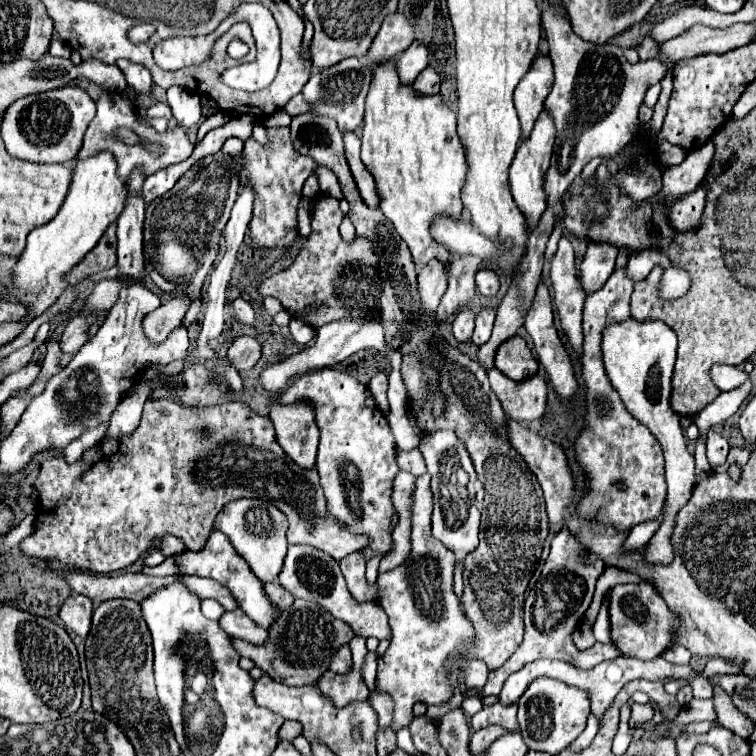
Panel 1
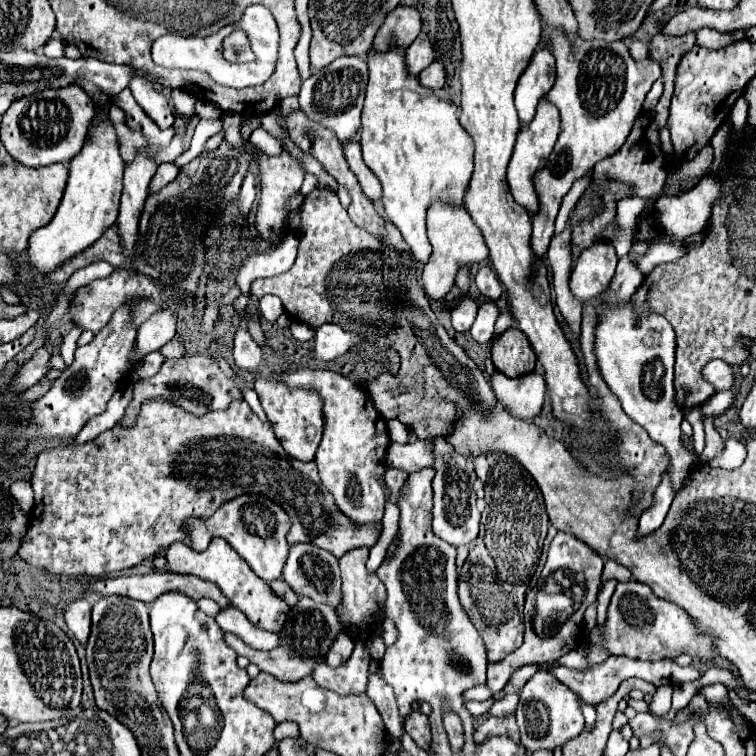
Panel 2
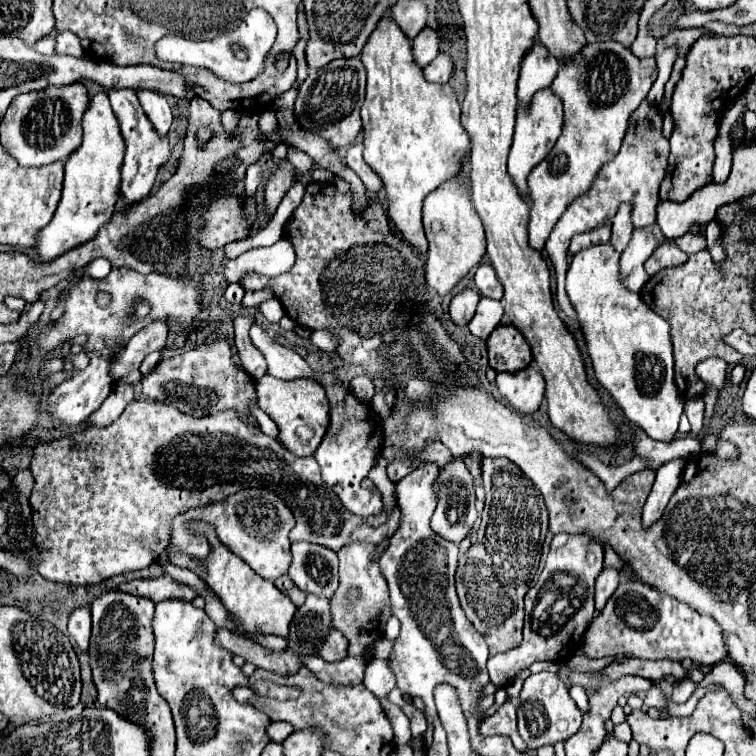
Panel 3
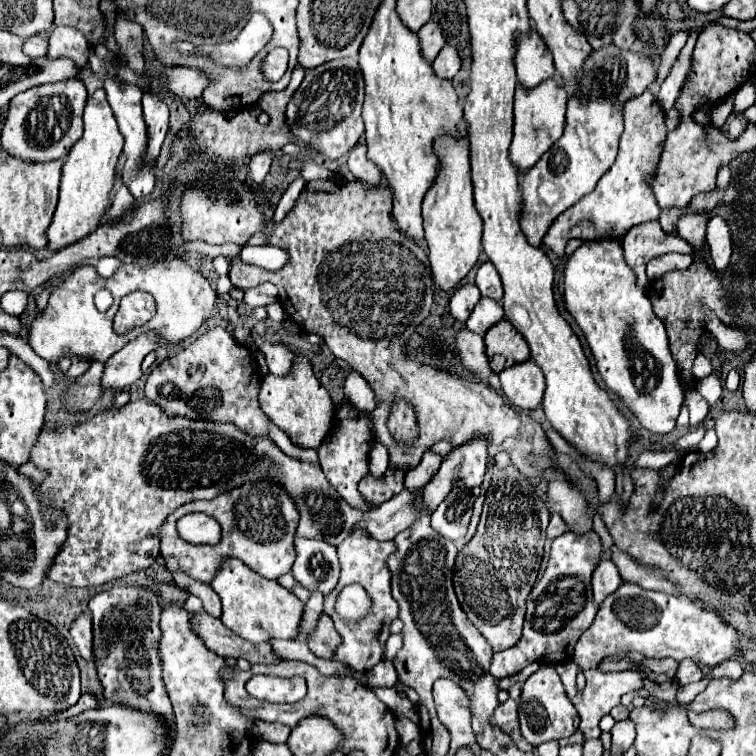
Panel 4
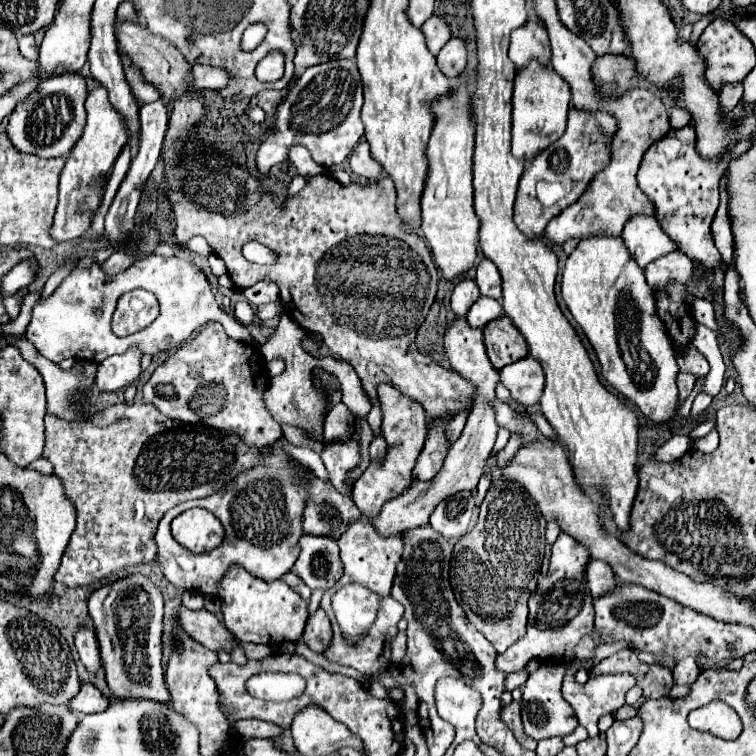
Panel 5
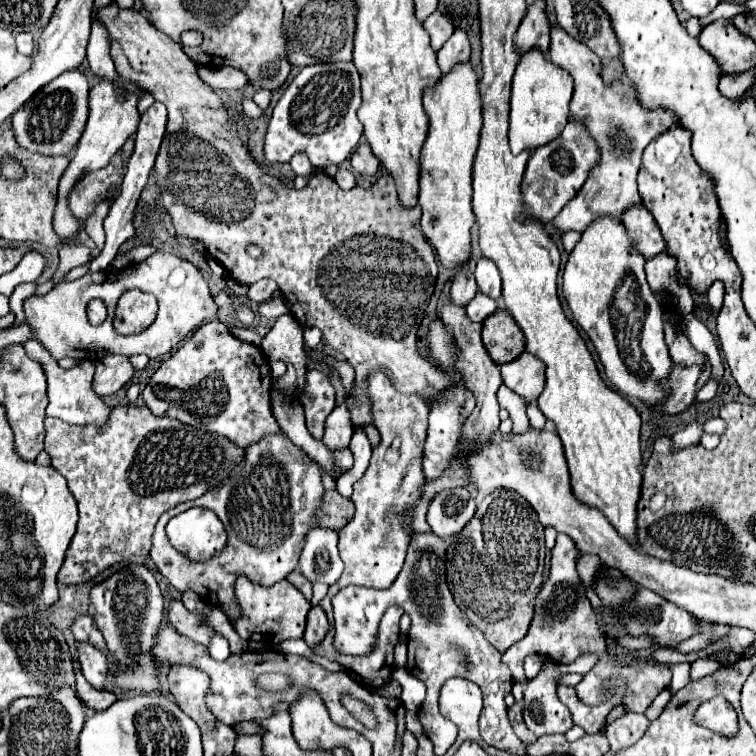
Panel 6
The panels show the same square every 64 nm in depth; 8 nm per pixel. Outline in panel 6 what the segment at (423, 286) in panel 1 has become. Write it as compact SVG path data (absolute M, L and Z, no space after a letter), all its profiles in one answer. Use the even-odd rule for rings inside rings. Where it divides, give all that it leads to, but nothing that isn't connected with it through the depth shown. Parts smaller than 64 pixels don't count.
M458 64L452 72L444 74L436 88L428 90L424 94L424 110L430 118L430 130L426 144L422 148L422 170L420 170L420 198L418 204L422 208L420 228L430 242L430 246L436 250L438 260L444 268L456 268L470 260L472 252L472 238L470 230L476 222L476 216L472 212L472 160L478 148L478 134L482 128L482 114L480 114L480 94L478 94L478 80L474 68L468 64Z

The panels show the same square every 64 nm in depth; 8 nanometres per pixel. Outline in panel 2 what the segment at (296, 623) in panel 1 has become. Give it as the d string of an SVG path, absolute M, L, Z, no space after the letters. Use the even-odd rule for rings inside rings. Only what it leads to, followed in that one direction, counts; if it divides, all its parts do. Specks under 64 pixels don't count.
M300 598L294 608L288 612L288 620L284 622L284 628L278 632L280 646L262 652L254 650L248 644L244 644L238 636L226 634L226 644L238 654L246 656L250 662L254 662L260 670L272 674L274 678L282 682L300 682L302 678L312 676L312 668L316 668L316 660L324 660L328 654L328 648L332 646L332 640L344 630L344 624L340 624L340 616L326 604L318 604L310 598Z

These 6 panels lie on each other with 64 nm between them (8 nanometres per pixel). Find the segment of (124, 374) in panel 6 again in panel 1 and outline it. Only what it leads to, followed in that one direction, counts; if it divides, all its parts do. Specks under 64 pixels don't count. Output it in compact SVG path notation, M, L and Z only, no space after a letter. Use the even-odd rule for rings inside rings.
M176 296L162 304L158 310L154 310L146 320L144 320L144 332L152 342L162 342L166 336L180 326L180 320L186 316L190 308L192 296Z

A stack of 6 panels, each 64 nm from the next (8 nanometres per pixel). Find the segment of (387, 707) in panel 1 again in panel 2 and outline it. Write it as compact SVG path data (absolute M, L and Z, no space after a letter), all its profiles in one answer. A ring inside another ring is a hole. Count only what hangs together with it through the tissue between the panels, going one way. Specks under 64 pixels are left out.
M376 668L376 670L370 674L366 694L368 694L368 698L376 704L376 708L378 708L378 712L380 712L382 720L384 720L384 726L386 726L388 734L400 734L402 728L404 728L404 720L402 720L400 714L398 714L398 706L396 706L394 692L392 692L392 688L384 682L380 668Z

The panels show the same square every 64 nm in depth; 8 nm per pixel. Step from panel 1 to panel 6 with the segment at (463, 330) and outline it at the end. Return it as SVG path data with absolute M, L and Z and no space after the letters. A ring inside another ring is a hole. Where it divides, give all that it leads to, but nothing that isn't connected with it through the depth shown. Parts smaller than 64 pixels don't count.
M468 270L458 272L458 276L452 282L452 302L456 306L466 306L478 292L476 280Z

